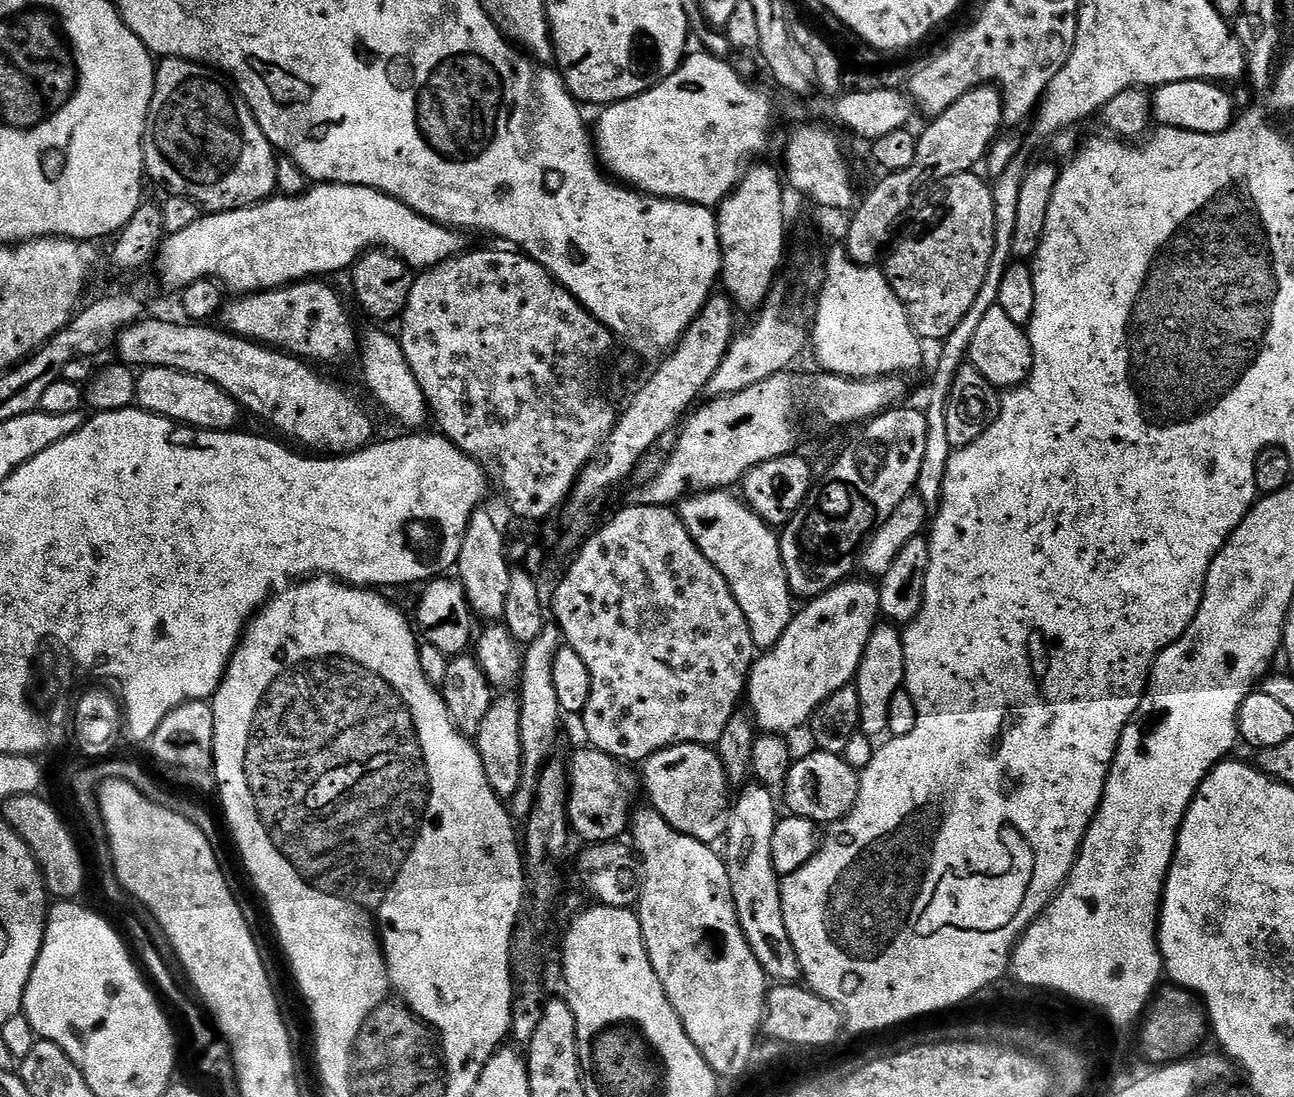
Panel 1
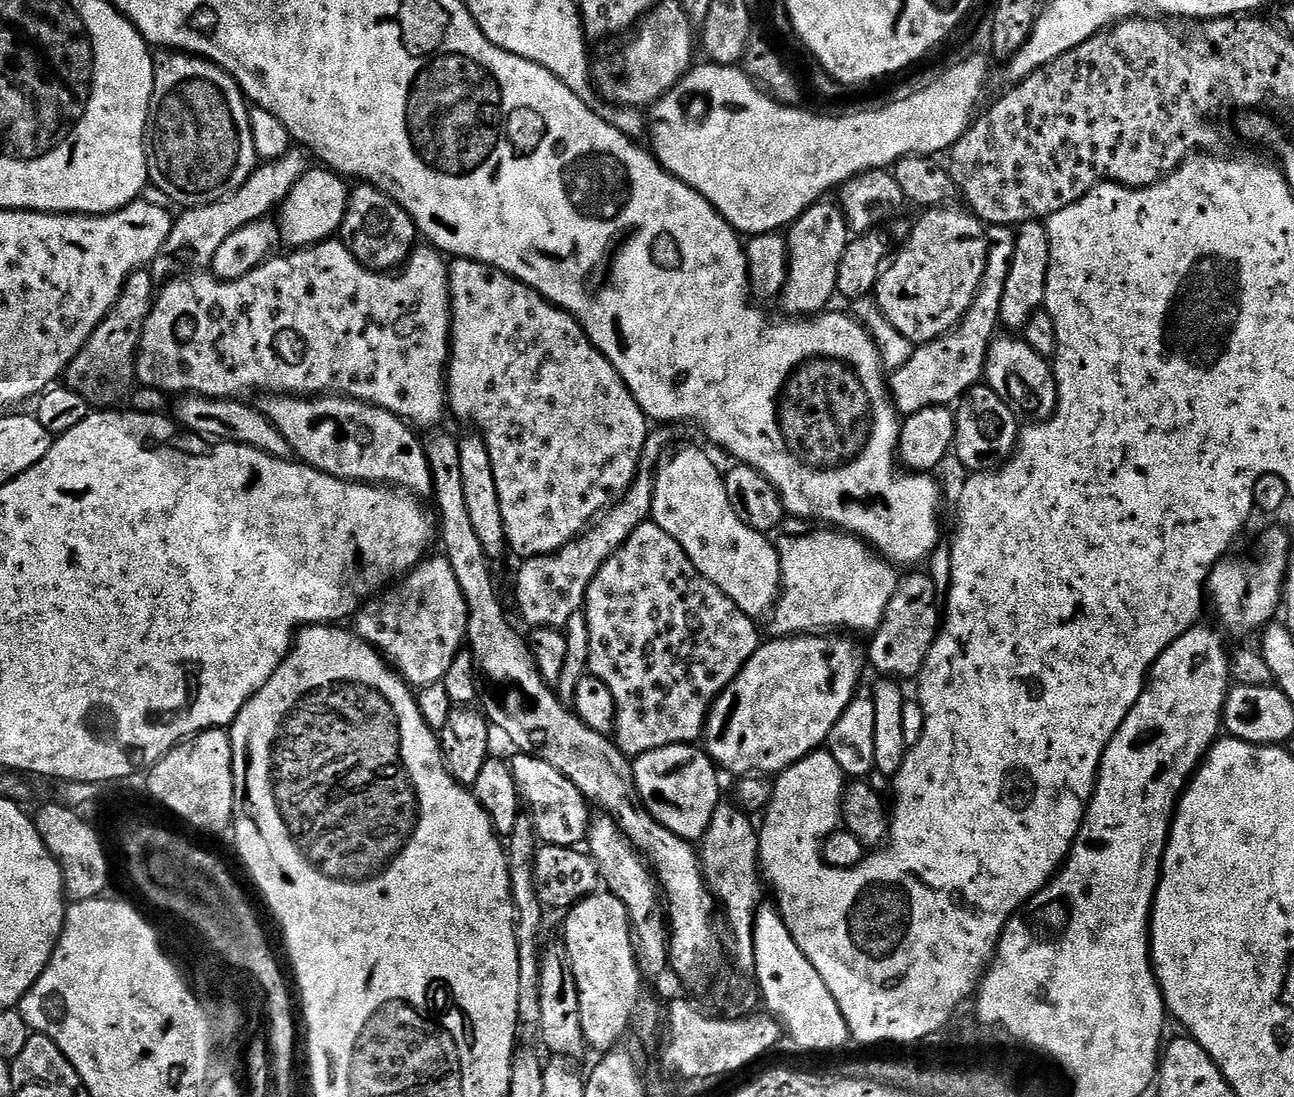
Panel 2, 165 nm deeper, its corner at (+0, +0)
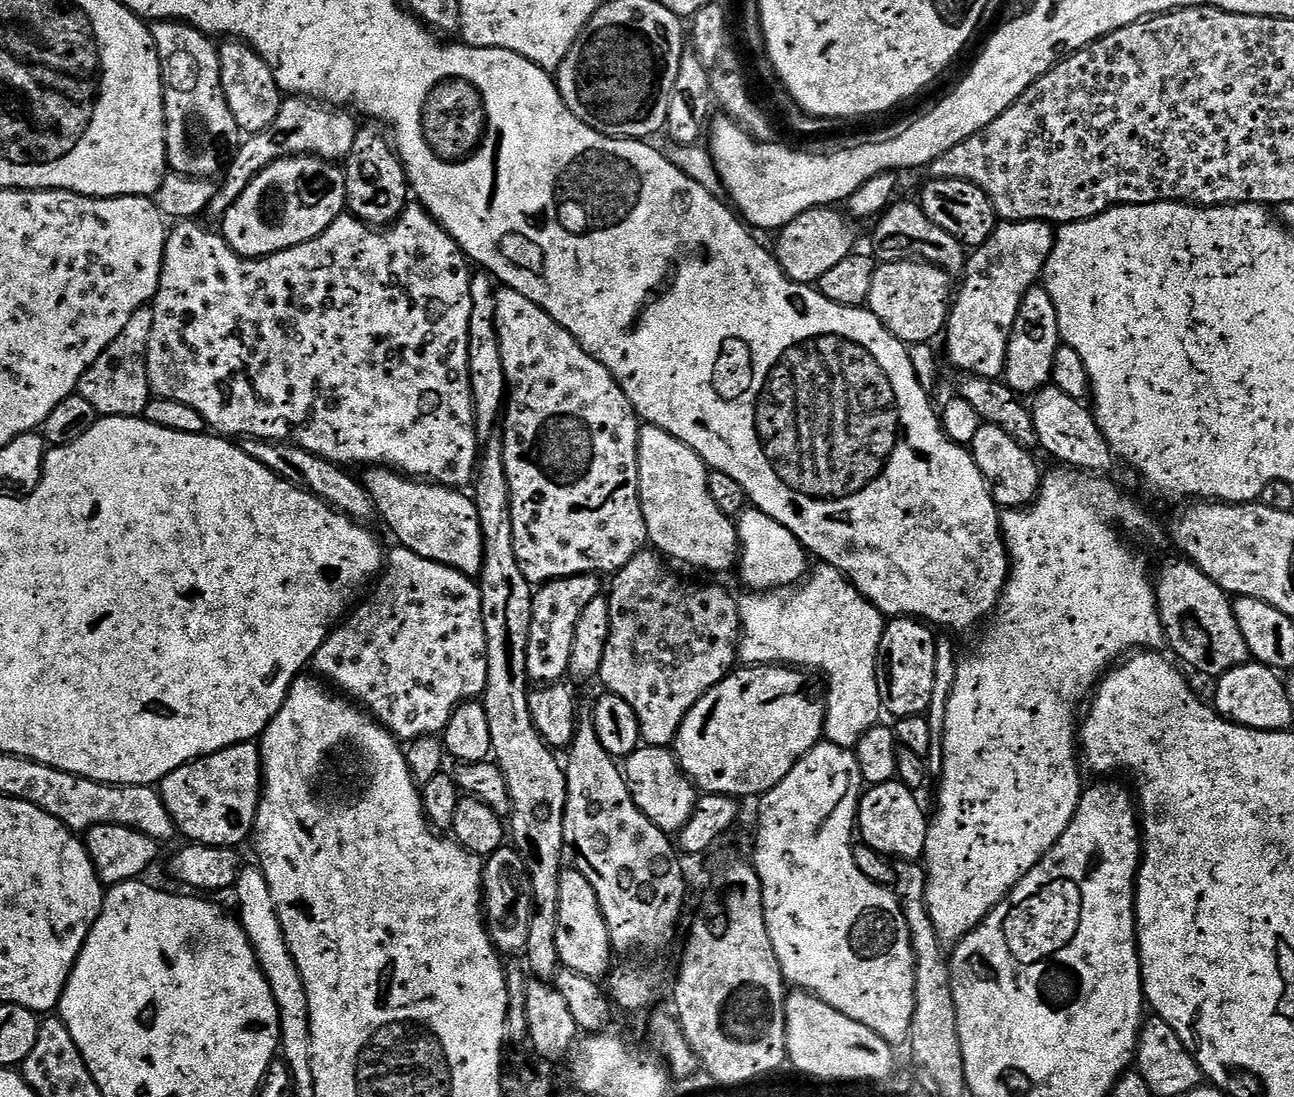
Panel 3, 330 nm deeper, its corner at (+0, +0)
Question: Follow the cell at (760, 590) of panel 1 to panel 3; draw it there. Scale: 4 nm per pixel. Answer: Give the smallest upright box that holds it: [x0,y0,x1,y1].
[638,426,740,572]

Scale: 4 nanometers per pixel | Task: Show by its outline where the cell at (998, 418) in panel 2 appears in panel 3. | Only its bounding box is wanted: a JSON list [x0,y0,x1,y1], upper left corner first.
[970,423,1042,510]

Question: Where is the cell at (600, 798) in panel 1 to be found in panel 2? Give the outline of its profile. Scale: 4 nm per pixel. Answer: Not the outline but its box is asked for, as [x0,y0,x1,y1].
[510,754,594,848]

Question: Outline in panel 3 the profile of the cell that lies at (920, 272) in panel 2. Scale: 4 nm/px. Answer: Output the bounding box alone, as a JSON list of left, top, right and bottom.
[866,258,950,345]

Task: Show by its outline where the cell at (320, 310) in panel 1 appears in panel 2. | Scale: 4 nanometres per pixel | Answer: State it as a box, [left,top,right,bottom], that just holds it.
[136,238,452,428]

